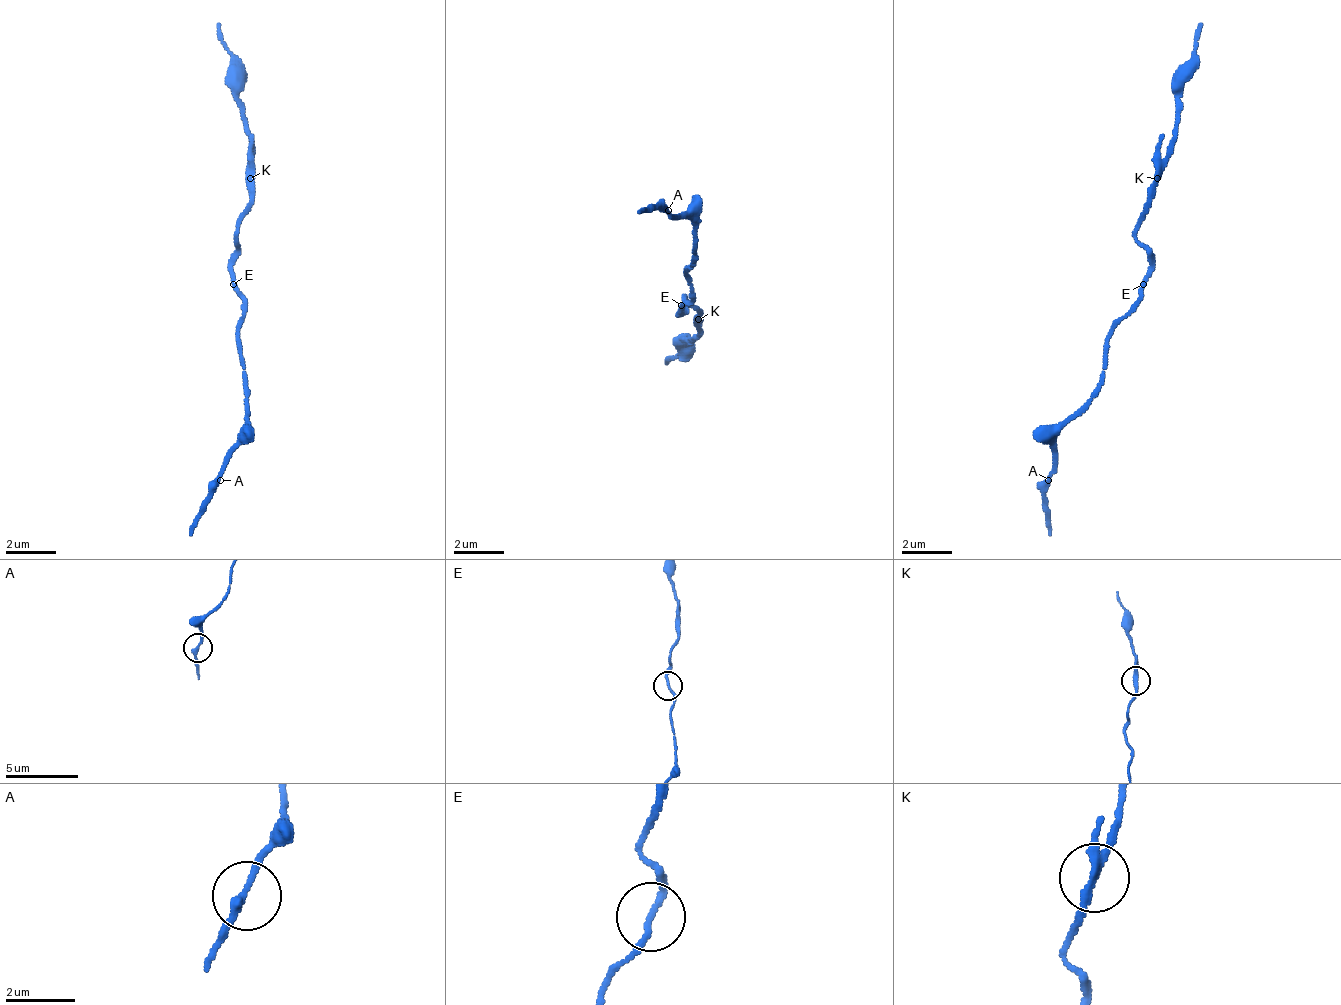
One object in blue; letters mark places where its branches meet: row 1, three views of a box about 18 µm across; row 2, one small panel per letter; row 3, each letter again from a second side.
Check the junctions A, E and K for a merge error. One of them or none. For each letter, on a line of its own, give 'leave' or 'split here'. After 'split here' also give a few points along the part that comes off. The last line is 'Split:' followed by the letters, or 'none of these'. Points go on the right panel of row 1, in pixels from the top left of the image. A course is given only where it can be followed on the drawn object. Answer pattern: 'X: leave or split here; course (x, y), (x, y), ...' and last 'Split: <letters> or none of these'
A: leave
E: leave
K: split here; course (1155, 177), (1181, 69), (1200, 25)
Split: K

